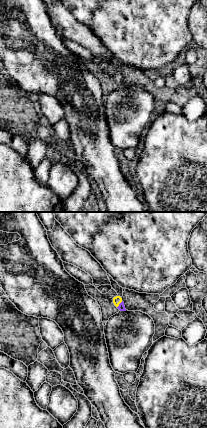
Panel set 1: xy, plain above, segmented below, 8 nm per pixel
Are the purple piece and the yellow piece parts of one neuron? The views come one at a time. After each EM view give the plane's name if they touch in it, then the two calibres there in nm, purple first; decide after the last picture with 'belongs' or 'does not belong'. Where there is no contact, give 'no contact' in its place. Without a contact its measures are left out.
contact in xy; calibres 60 and 70 nm

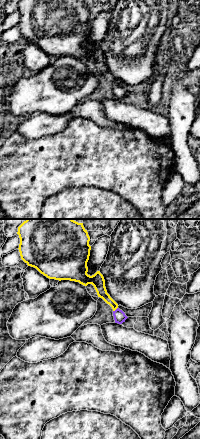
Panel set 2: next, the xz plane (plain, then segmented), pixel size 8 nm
contact in xz; calibres 100 and 100 nm

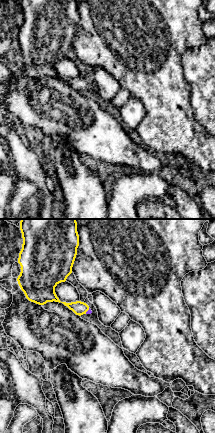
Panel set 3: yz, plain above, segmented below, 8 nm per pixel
contact in yz; calibres 40 and 110 nm

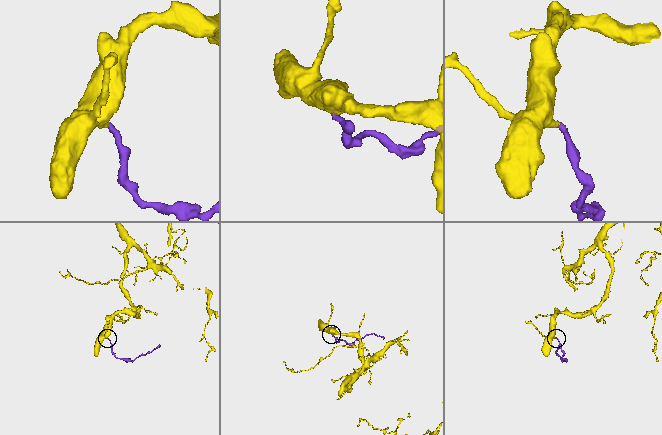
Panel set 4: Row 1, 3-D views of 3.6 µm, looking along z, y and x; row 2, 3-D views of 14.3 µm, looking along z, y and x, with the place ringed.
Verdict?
belongs

